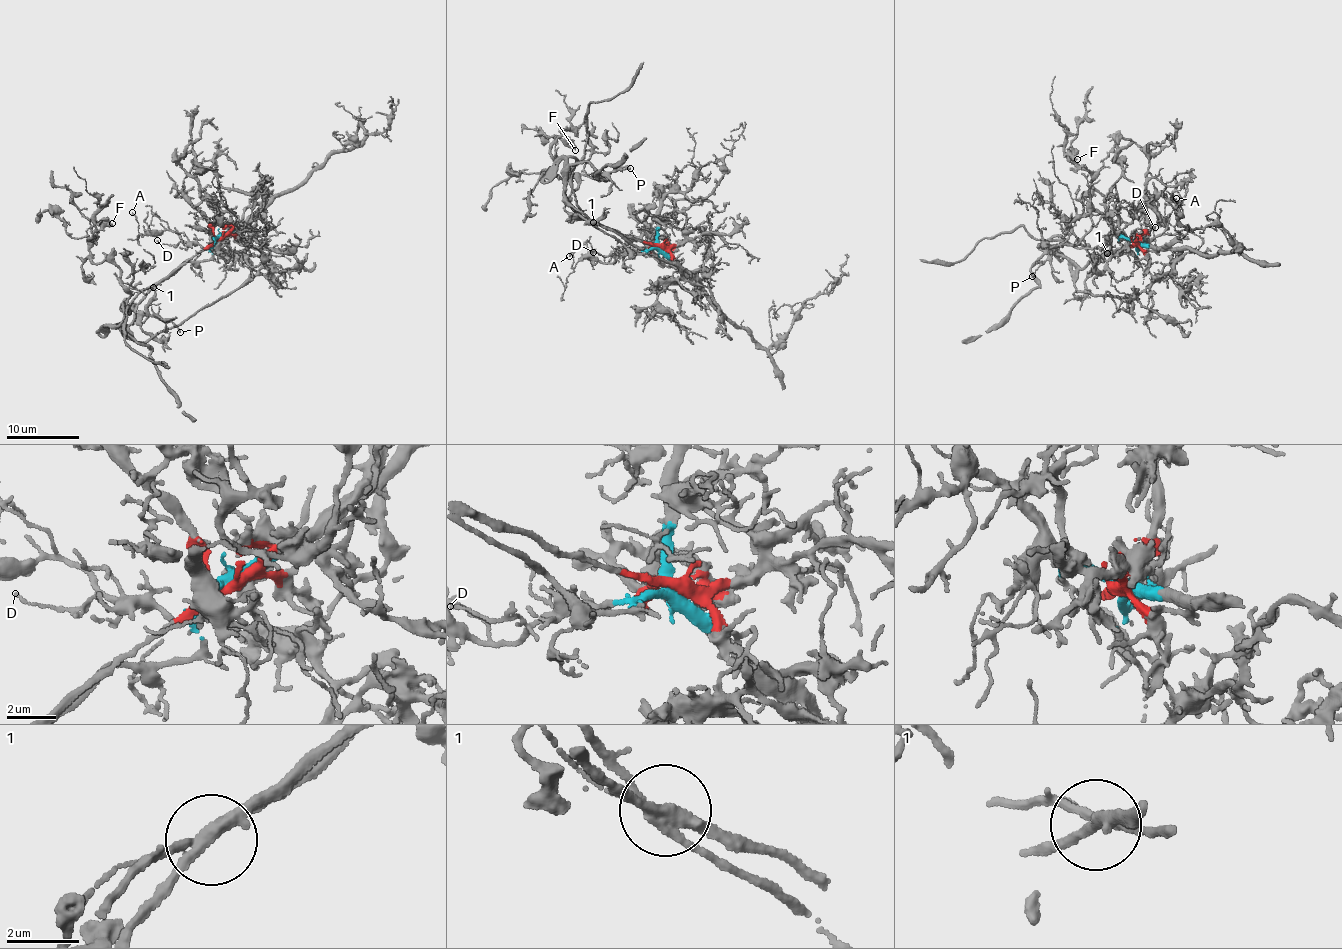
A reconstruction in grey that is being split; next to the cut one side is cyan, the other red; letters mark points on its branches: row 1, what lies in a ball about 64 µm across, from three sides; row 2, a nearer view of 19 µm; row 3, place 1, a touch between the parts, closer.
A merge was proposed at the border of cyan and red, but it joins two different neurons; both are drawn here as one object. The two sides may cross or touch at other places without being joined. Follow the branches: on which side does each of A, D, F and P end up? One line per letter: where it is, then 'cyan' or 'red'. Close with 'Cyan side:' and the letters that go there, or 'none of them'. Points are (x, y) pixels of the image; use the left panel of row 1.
A: place (132, 212); cyan
D: place (157, 240); cyan
F: place (112, 223); red
P: place (180, 332); red
Cyan side: A, D

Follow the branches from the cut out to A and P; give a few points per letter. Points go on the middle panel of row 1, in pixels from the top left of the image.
A: (658, 246), (624, 253), (609, 262), (584, 258), (571, 267), (573, 252), (570, 256)
P: (658, 246), (603, 226), (564, 207), (583, 175), (603, 181), (598, 173), (630, 168)

